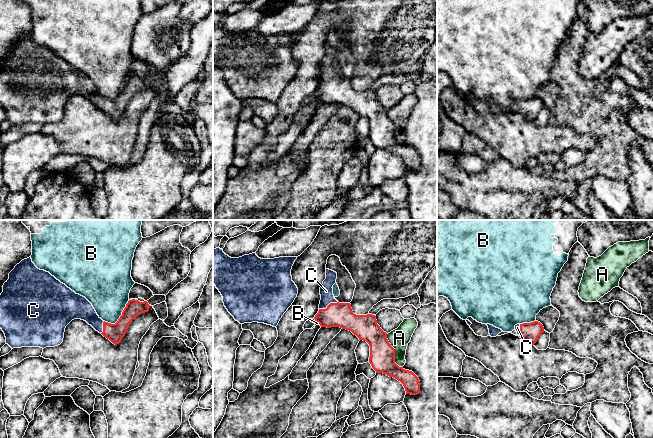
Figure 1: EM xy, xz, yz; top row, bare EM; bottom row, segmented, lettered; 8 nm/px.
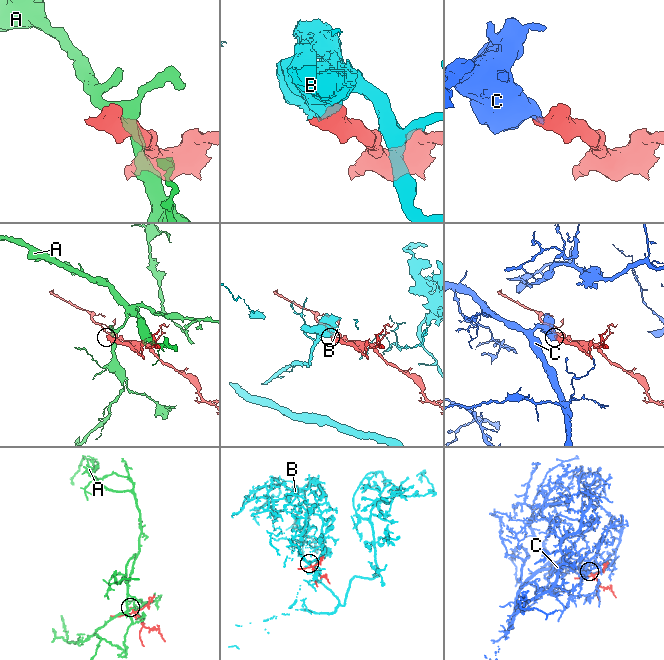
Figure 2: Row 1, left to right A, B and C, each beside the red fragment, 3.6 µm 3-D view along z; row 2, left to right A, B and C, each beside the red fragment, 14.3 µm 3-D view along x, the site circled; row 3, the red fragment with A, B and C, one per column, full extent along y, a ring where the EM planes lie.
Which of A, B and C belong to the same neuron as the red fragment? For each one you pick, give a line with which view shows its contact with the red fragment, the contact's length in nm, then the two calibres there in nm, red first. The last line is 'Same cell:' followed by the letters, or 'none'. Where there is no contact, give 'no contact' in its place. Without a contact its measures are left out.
C: meets red in xz; contact 170 nm long; 190 nm thick on the red side, 110 nm on the other
Same cell: C

